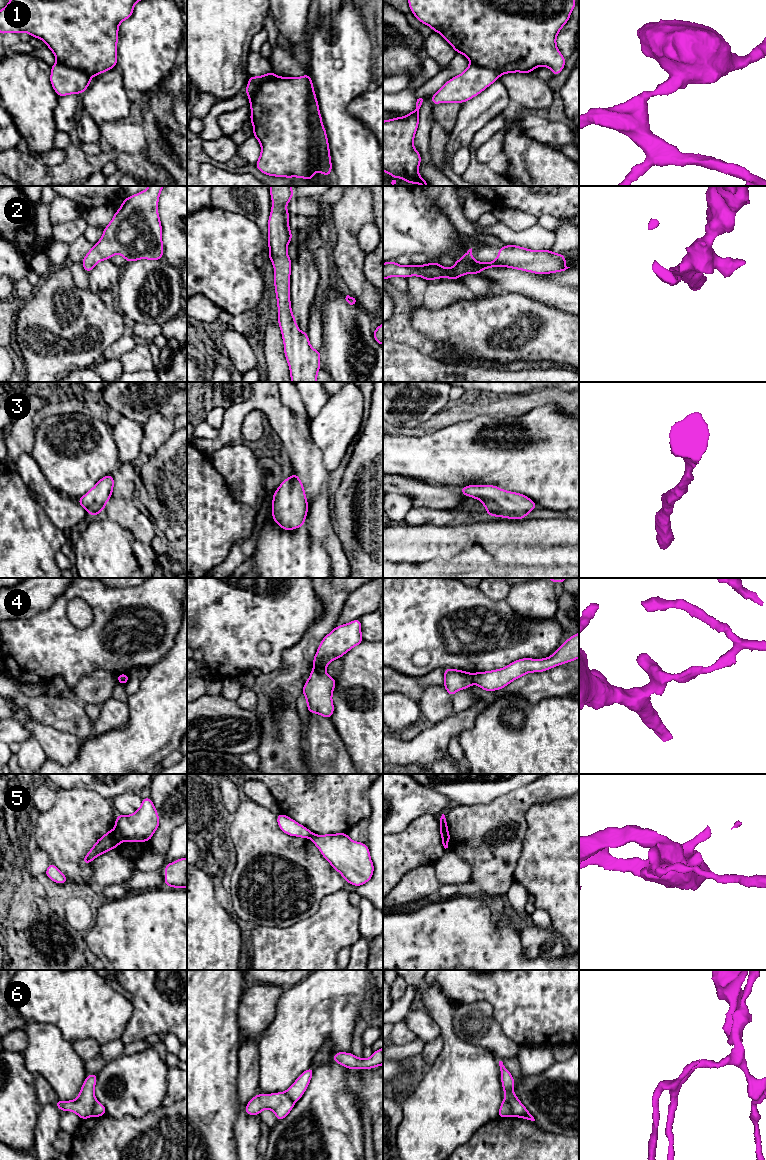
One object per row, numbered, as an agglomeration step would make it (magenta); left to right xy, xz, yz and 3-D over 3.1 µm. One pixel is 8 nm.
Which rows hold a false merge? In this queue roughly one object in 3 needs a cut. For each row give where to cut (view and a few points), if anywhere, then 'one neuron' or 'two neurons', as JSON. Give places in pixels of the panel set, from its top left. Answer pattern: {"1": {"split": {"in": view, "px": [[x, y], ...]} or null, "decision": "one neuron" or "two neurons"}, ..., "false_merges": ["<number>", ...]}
{"1": {"split": {"in": "xz", "px": [[276, 75], [265, 80], [249, 99]]}, "decision": "two neurons"}, "2": {"split": null, "decision": "one neuron"}, "3": {"split": null, "decision": "one neuron"}, "4": {"split": {"in": "xz", "px": [[314, 665], [324, 669]]}, "decision": "two neurons"}, "5": {"split": {"in": "yz", "px": [[440, 823], [444, 830], [445, 838], [448, 841]]}, "decision": "two neurons"}, "6": {"split": {"in": "yz", "px": [[505, 1097], [510, 1108], [510, 1115]]}, "decision": "two neurons"}, "false_merges": ["1", "4", "5", "6"]}

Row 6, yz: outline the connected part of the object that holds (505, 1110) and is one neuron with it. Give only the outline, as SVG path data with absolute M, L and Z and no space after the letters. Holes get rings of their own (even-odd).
M506 1098L502 1101L498 1112L498 1118L509 1117L511 1114L511 1108Z

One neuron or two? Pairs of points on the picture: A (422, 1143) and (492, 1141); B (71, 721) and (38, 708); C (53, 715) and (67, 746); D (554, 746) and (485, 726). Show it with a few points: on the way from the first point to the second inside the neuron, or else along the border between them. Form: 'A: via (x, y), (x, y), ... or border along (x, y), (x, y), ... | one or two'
A: border along (483, 1125), (465, 1143), (454, 1149) | two
B: via (63, 714), (46, 709) | one
C: border along (38, 722), (72, 733), (81, 740) | two
D: via (537, 746), (514, 744), (502, 732) | one

